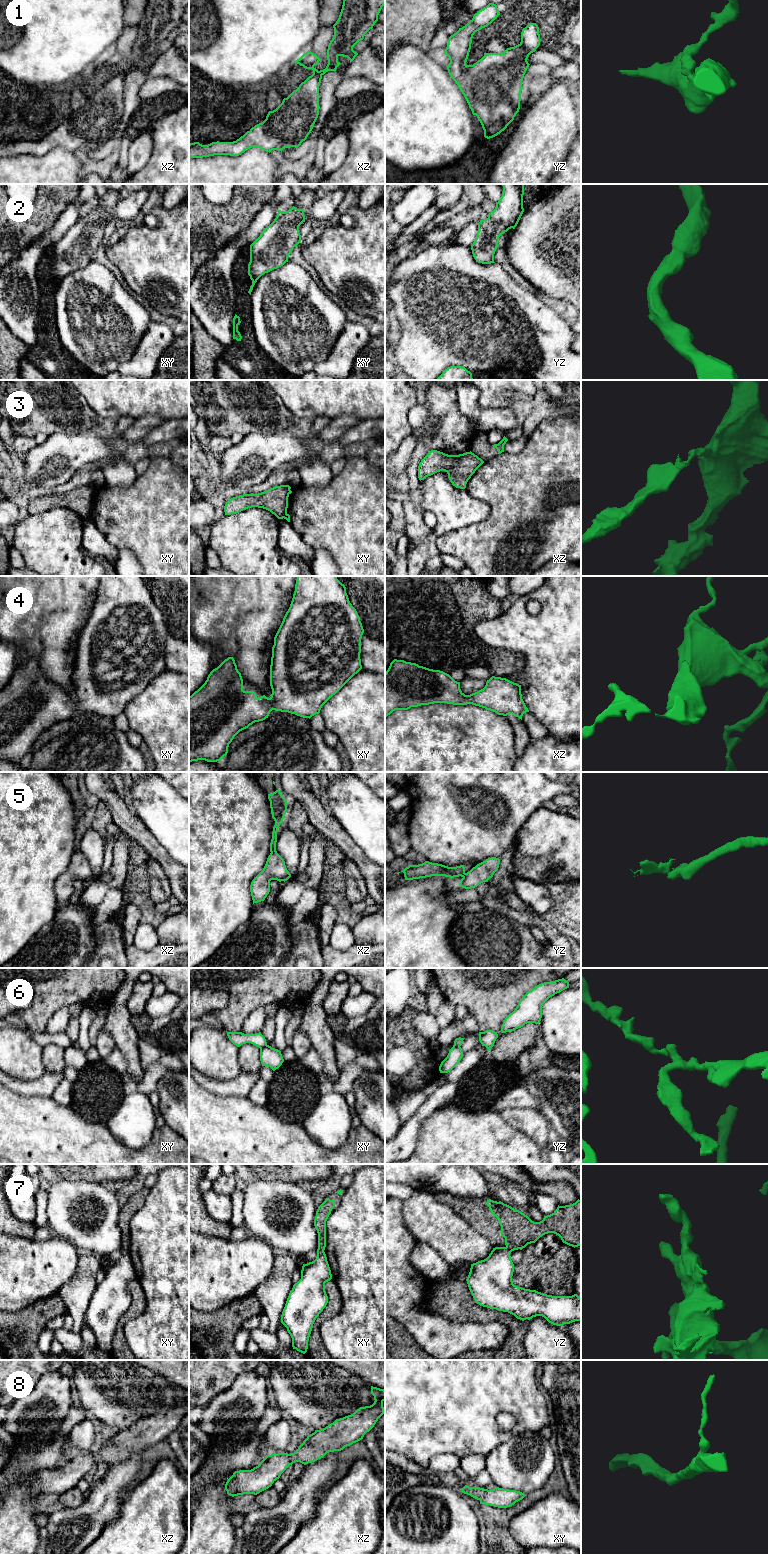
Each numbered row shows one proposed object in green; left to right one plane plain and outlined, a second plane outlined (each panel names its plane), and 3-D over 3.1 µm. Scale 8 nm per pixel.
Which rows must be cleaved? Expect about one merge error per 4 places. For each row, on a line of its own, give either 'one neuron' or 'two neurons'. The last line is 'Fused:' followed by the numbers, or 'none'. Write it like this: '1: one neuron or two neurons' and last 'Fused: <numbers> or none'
1: one neuron
2: one neuron
3: two neurons
4: one neuron
5: two neurons
6: two neurons
7: two neurons
8: one neuron
Fused: 3, 5, 6, 7

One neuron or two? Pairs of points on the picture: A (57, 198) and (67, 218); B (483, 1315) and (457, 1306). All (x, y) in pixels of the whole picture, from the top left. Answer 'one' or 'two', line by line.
A: two
B: one

